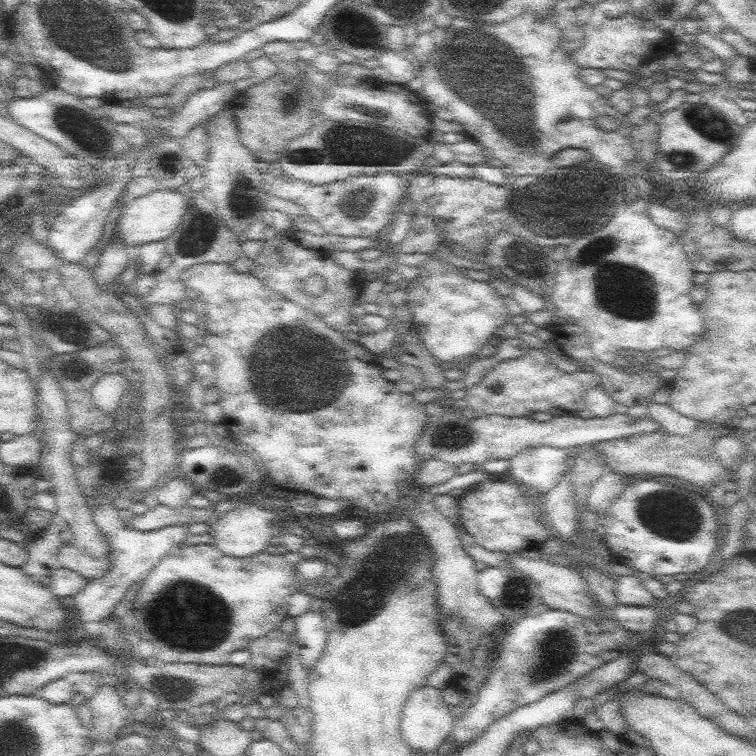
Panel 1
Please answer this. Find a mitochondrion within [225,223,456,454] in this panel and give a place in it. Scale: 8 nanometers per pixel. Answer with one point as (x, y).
(277, 368)

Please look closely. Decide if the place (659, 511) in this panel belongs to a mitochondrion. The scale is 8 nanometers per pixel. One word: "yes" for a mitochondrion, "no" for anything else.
yes

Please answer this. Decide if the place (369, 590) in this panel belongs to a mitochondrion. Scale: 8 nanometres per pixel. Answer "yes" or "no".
yes

